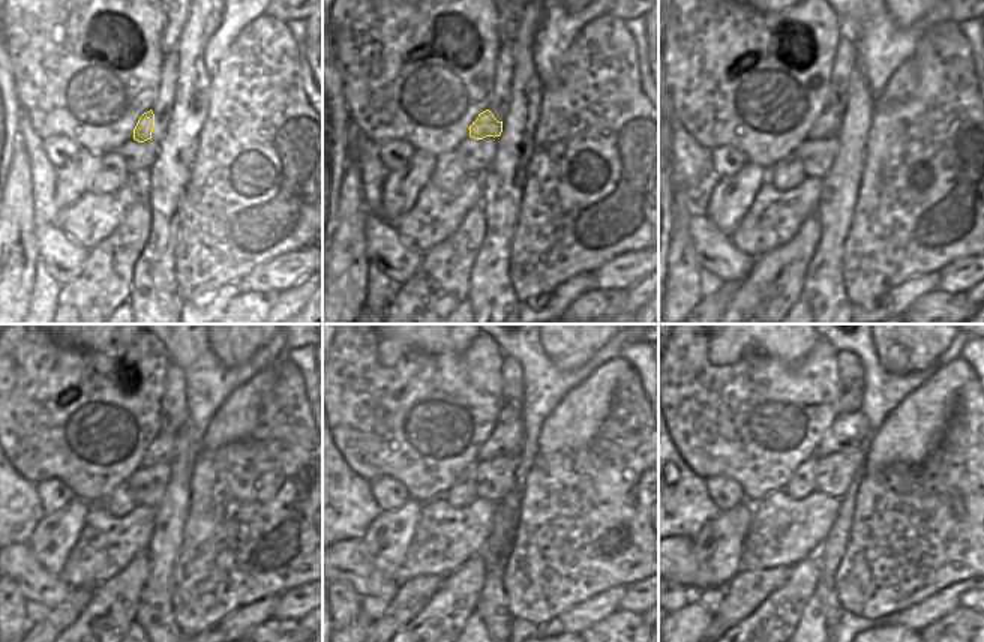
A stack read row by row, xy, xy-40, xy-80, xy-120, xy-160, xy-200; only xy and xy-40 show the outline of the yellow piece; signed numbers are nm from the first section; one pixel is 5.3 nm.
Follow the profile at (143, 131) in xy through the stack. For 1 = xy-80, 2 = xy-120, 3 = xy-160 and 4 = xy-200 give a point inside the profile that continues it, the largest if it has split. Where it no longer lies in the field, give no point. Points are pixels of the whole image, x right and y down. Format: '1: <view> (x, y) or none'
1: xy-80 (828, 123)
2: xy-120 (161, 450)
3: xy-160 (506, 440)
4: xy-200 (849, 432)

